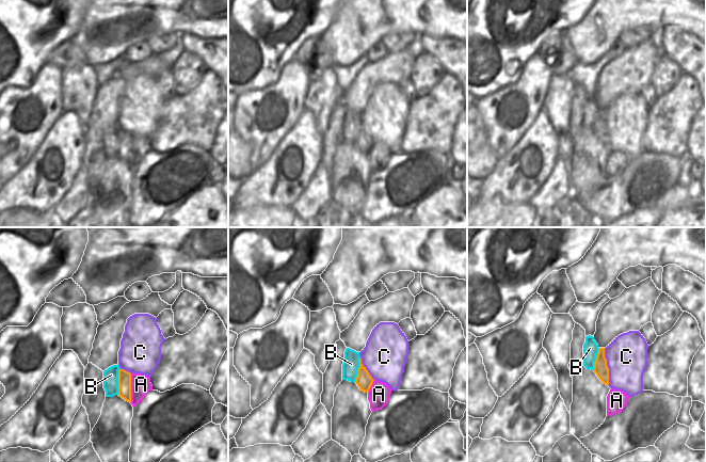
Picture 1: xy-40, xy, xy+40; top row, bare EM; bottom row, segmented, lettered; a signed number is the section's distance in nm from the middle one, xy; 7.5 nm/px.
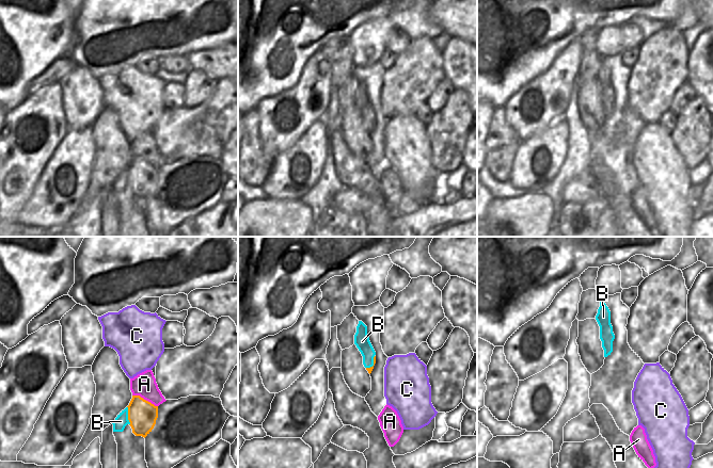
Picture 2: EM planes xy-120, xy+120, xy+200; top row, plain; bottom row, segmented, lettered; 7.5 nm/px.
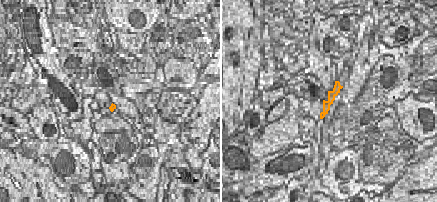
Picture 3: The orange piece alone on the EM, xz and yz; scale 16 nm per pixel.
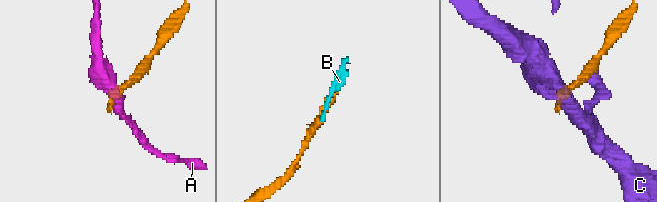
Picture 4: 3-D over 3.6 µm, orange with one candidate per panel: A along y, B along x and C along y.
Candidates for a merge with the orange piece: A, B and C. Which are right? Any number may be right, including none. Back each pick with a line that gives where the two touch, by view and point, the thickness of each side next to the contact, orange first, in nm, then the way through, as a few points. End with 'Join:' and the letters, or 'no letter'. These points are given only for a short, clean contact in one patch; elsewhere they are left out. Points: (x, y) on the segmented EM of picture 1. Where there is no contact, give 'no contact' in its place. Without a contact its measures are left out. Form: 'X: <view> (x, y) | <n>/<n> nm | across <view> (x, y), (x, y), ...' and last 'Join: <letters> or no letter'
B: xy-40 (118, 381) | 100/110 nm
Join: B

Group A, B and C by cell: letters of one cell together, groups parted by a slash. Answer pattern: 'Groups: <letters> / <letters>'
Groups: A / B / C.

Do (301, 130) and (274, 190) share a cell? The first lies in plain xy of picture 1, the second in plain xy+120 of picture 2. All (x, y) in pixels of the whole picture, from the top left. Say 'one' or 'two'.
one

